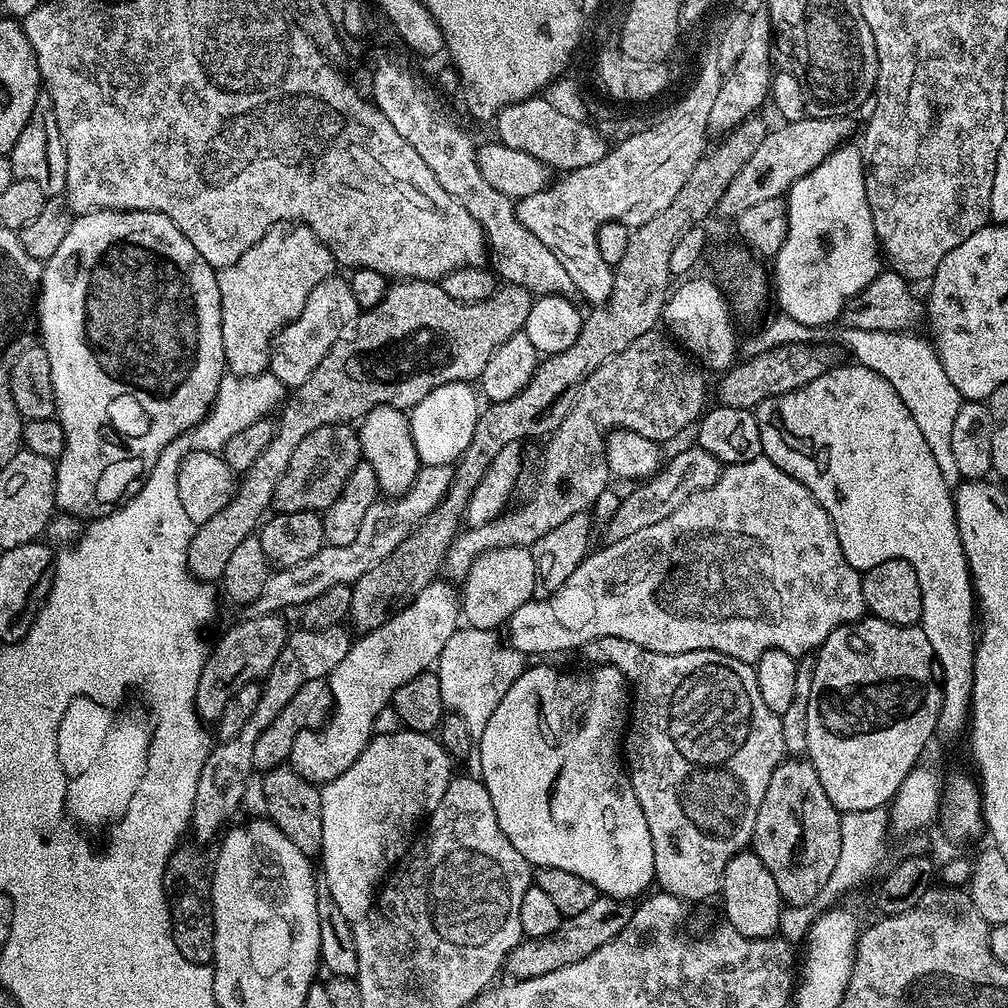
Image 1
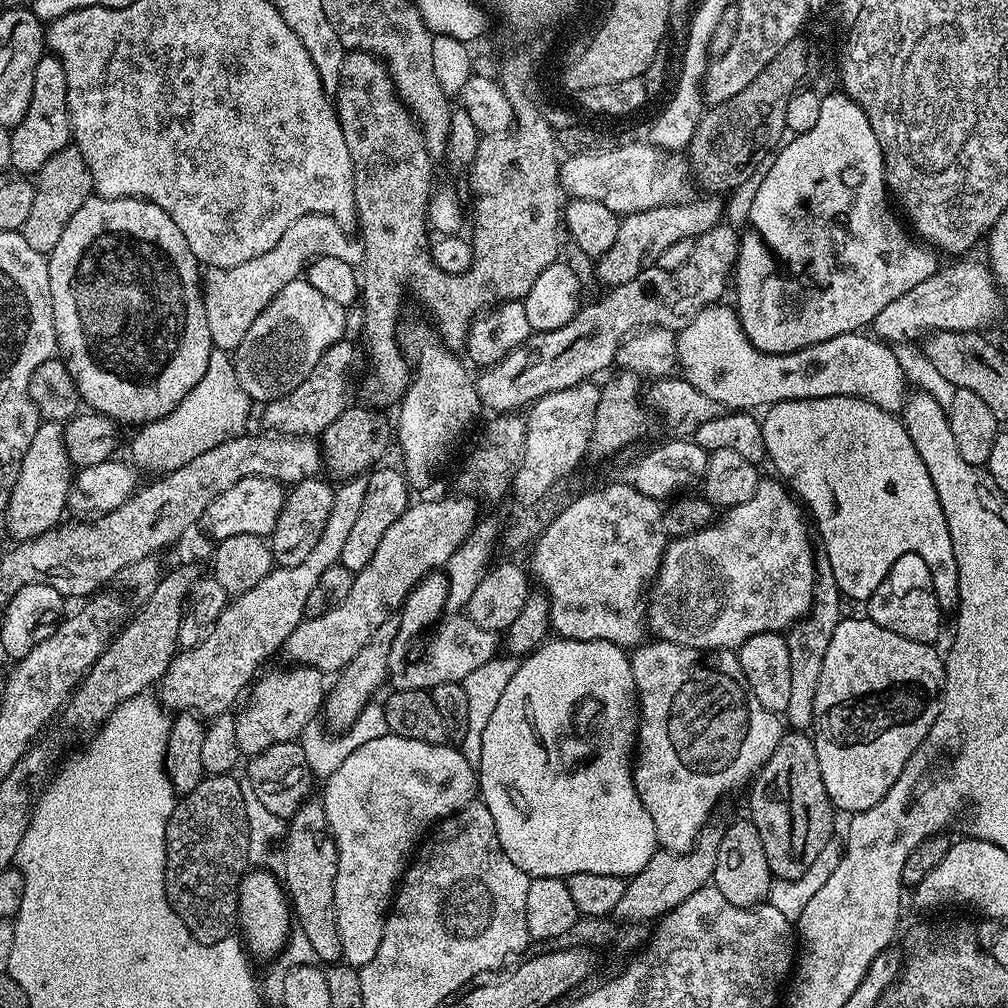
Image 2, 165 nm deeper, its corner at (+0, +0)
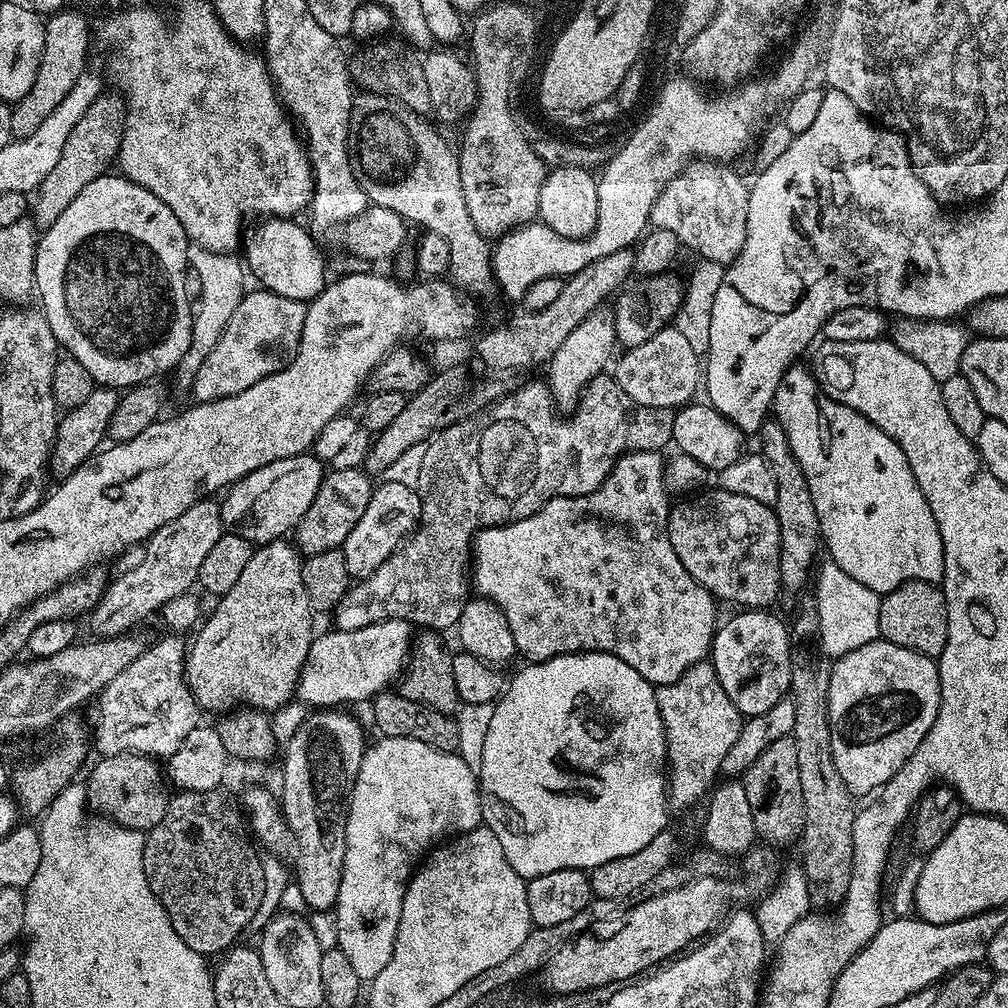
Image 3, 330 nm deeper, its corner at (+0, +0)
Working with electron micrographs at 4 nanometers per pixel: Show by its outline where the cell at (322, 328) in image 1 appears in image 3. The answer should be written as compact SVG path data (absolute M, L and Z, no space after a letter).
M267 290L255 291L245 291L218 344L207 354L206 362L202 362L190 389L193 401L205 404L218 398L236 396L254 386L254 382L283 368L295 353L308 313L305 301L282 298L282 294Z

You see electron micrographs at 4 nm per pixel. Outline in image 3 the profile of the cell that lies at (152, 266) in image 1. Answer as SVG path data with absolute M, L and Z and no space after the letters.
M105 174L94 178L94 182L90 182L90 186L86 186L86 190L82 190L82 194L78 194L78 198L74 198L74 202L70 202L70 206L66 206L66 210L62 210L58 222L43 229L36 245L34 288L38 296L40 292L41 305L39 304L39 307L42 309L44 317L50 322L50 330L54 334L57 345L67 355L82 362L82 366L86 366L86 370L92 375L92 379L97 385L127 390L135 388L138 384L155 381L163 372L171 373L186 353L187 347L190 346L194 311L193 301L189 300L186 294L186 278L190 268L187 260L187 248L190 241L184 233L182 222L178 222L178 218L174 218L174 210L170 210L170 206L166 206L166 202L162 202L162 198L150 194L150 190L138 186L123 174L112 175Z

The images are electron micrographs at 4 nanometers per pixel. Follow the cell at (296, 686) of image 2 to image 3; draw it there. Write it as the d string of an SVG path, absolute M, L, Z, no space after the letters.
M284 538L259 545L253 551L250 562L246 562L238 582L234 582L234 586L230 586L230 590L215 603L216 609L209 614L208 621L206 616L195 629L196 637L192 644L190 640L190 647L185 653L184 679L197 705L201 709L224 708L220 710L231 709L237 702L259 710L283 707L293 699L300 671L303 670L307 652L314 639L314 609L310 606L310 598L302 582L301 553Z

